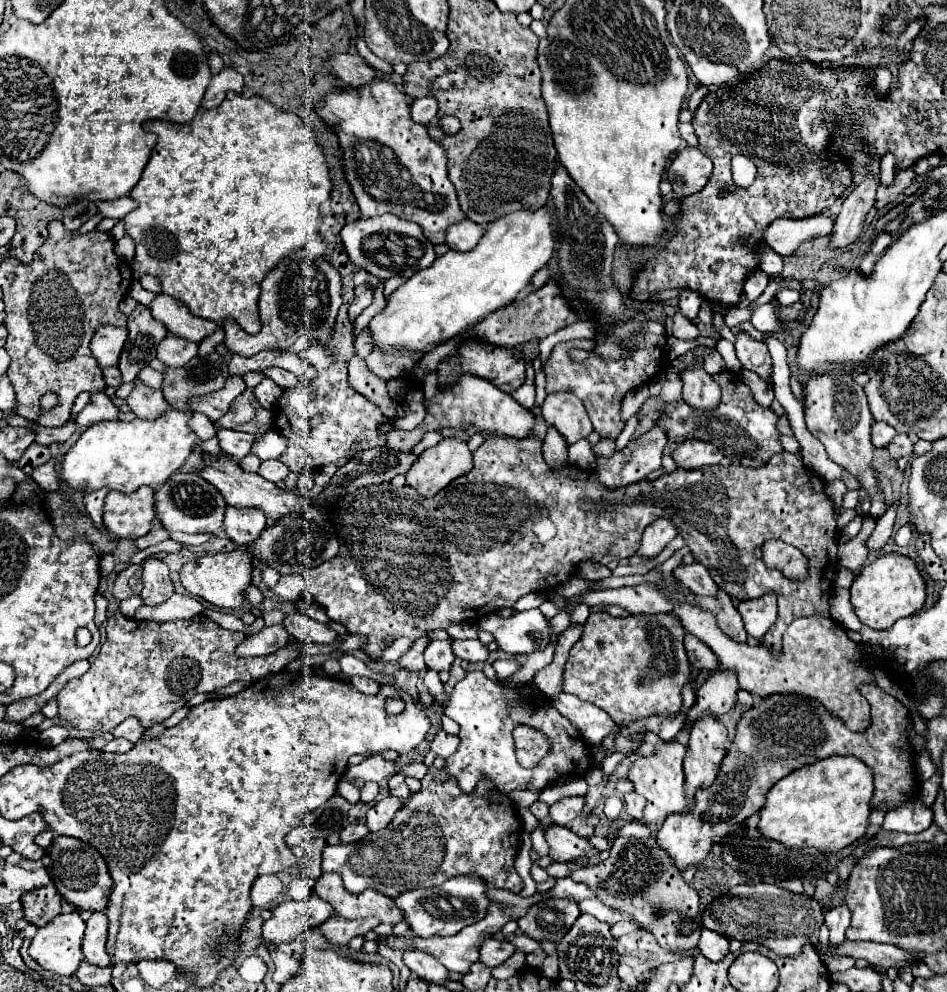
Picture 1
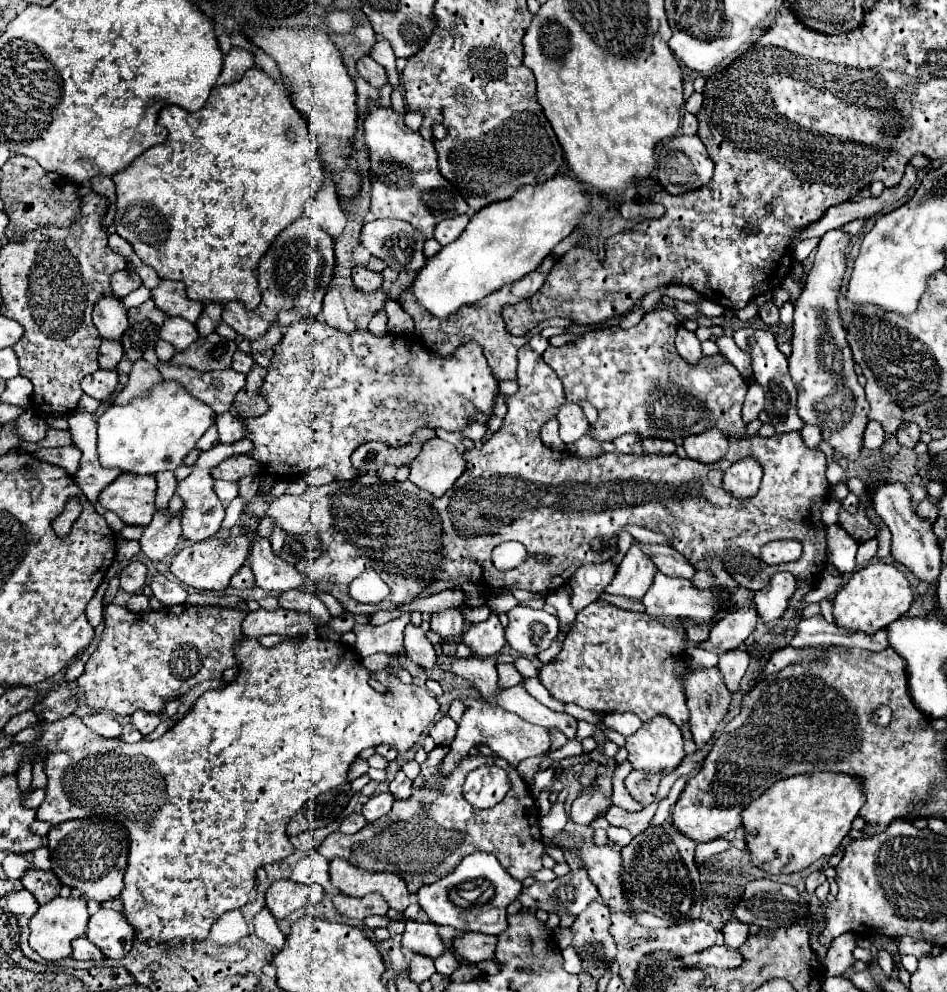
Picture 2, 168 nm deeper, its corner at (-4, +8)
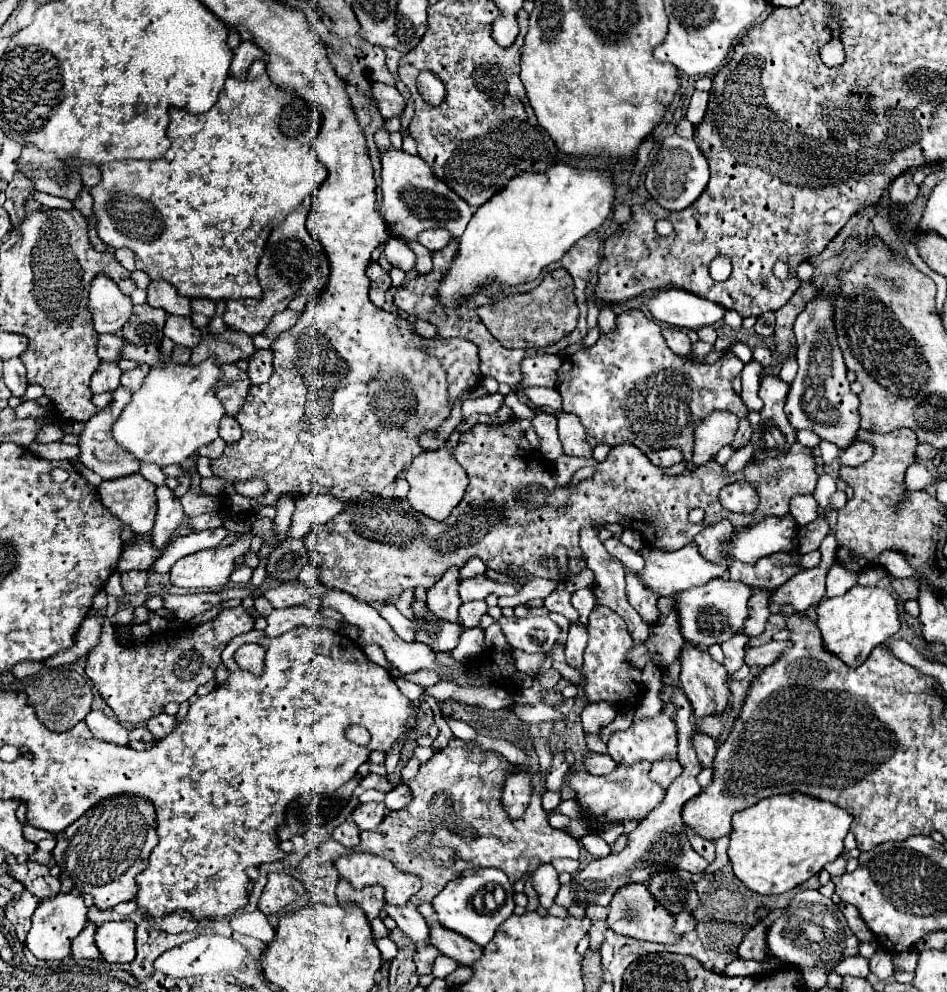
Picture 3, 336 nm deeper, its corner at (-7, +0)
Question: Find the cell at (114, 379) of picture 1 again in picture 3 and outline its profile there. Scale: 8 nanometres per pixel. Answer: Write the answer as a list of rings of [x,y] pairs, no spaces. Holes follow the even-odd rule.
[[[101,334],[97,340],[97,354],[101,360],[119,360],[119,350],[123,346],[123,338],[117,334]]]

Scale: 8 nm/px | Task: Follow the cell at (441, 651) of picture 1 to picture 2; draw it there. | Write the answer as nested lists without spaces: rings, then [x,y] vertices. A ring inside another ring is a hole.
[[[448,610],[444,614],[432,616],[430,628],[442,638],[442,644],[454,644],[456,636],[464,630],[464,618],[460,616],[460,610]]]

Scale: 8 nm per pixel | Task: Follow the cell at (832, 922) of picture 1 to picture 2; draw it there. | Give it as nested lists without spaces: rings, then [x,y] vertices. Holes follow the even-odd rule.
[[[850,932],[838,936],[832,942],[826,958],[822,960],[826,976],[840,976],[846,968],[850,968],[854,964],[854,958],[852,958],[854,946],[856,946],[856,936]]]

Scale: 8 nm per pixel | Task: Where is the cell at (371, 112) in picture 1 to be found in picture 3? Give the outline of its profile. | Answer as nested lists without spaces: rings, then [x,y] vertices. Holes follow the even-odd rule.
[[[389,148],[381,154],[381,164],[383,200],[379,212],[389,224],[391,234],[415,240],[415,234],[419,234],[419,230],[425,228],[445,228],[455,238],[459,238],[465,232],[475,210],[463,198],[459,198],[445,182],[439,182],[439,178],[431,174],[431,168],[419,156],[411,156],[403,150]]]

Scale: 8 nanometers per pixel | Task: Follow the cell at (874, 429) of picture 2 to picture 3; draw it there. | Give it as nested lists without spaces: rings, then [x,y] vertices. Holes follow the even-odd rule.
[[[853,442],[847,450],[843,450],[841,454],[839,454],[839,462],[841,462],[841,466],[859,466],[859,464],[863,464],[867,458],[871,458],[871,454],[873,454],[873,450],[871,450],[871,446],[867,446],[865,442]]]

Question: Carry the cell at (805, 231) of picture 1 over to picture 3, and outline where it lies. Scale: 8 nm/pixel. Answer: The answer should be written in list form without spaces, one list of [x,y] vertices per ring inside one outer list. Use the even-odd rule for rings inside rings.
[[[903,172],[889,186],[891,202],[899,202],[899,204],[911,204],[915,200],[917,192],[919,192],[919,186],[913,182],[911,172]]]

